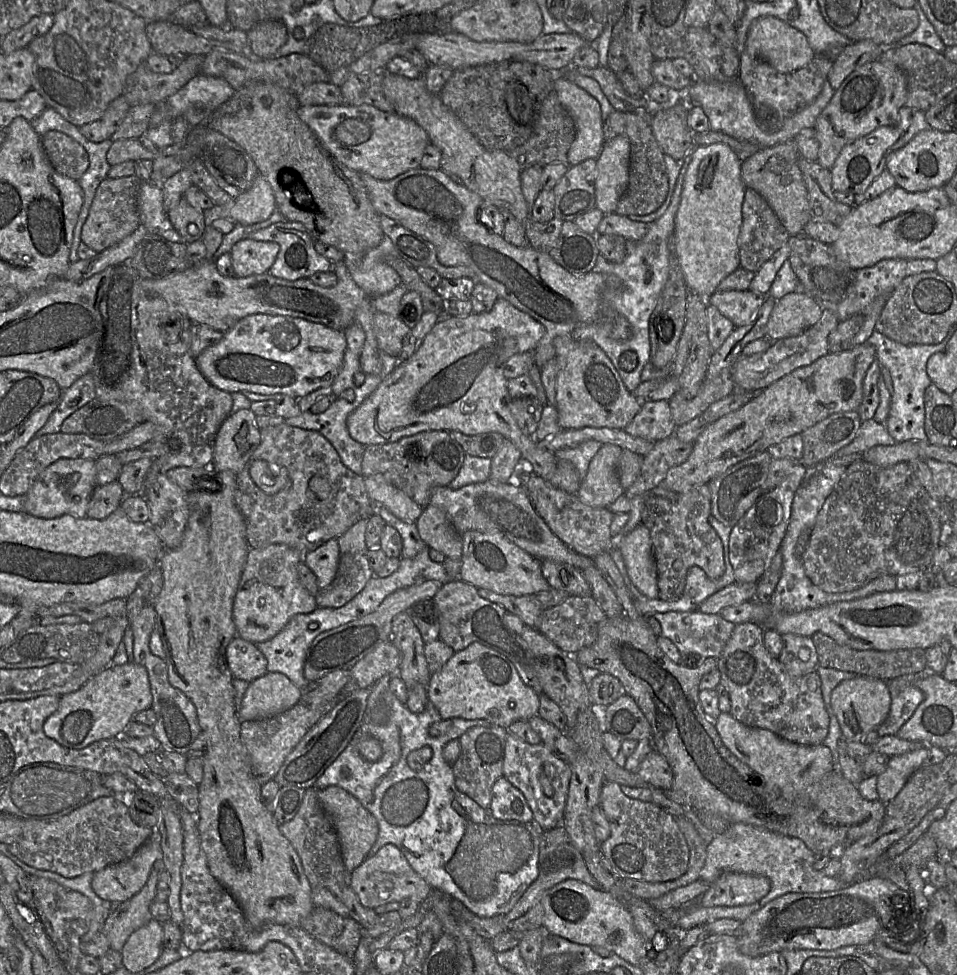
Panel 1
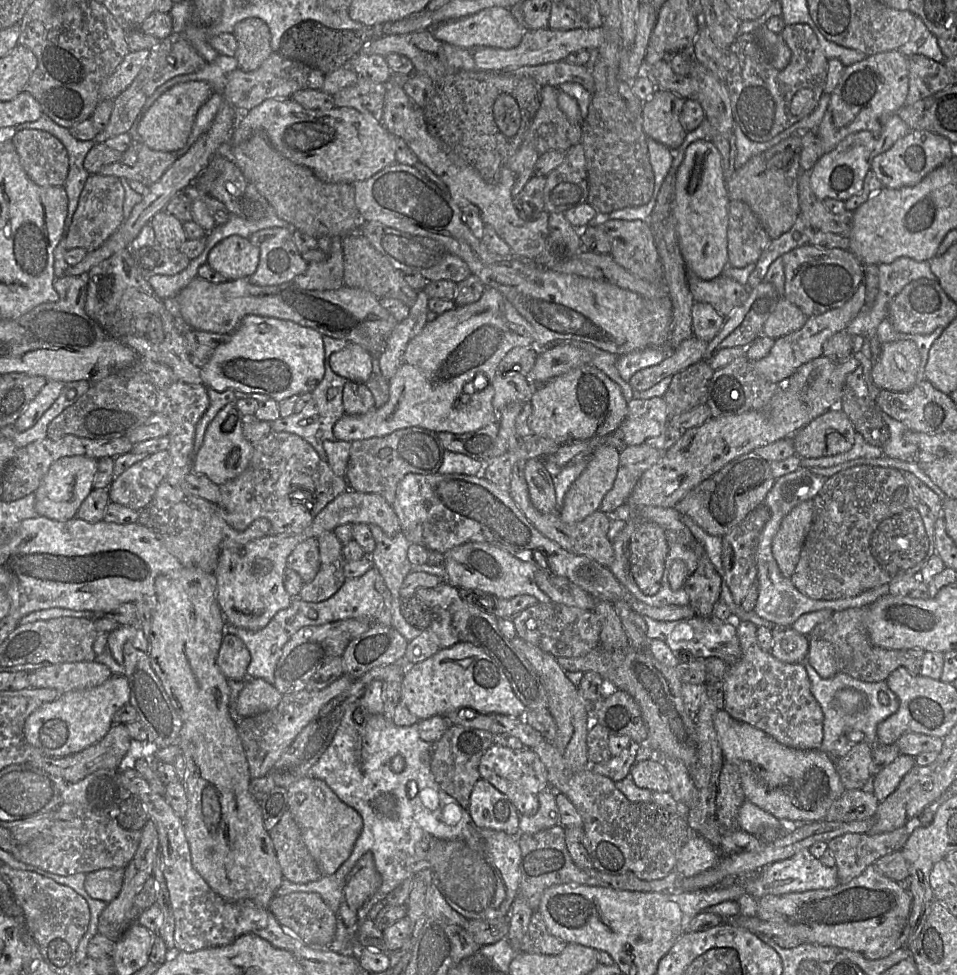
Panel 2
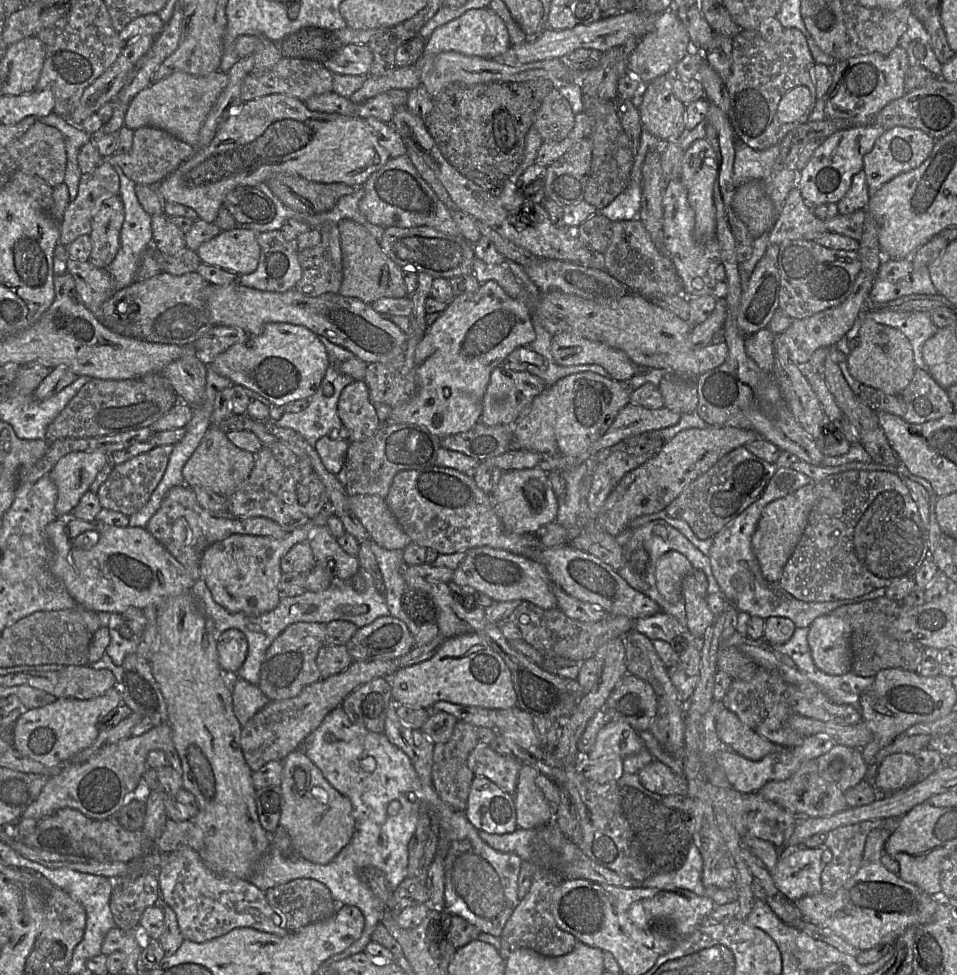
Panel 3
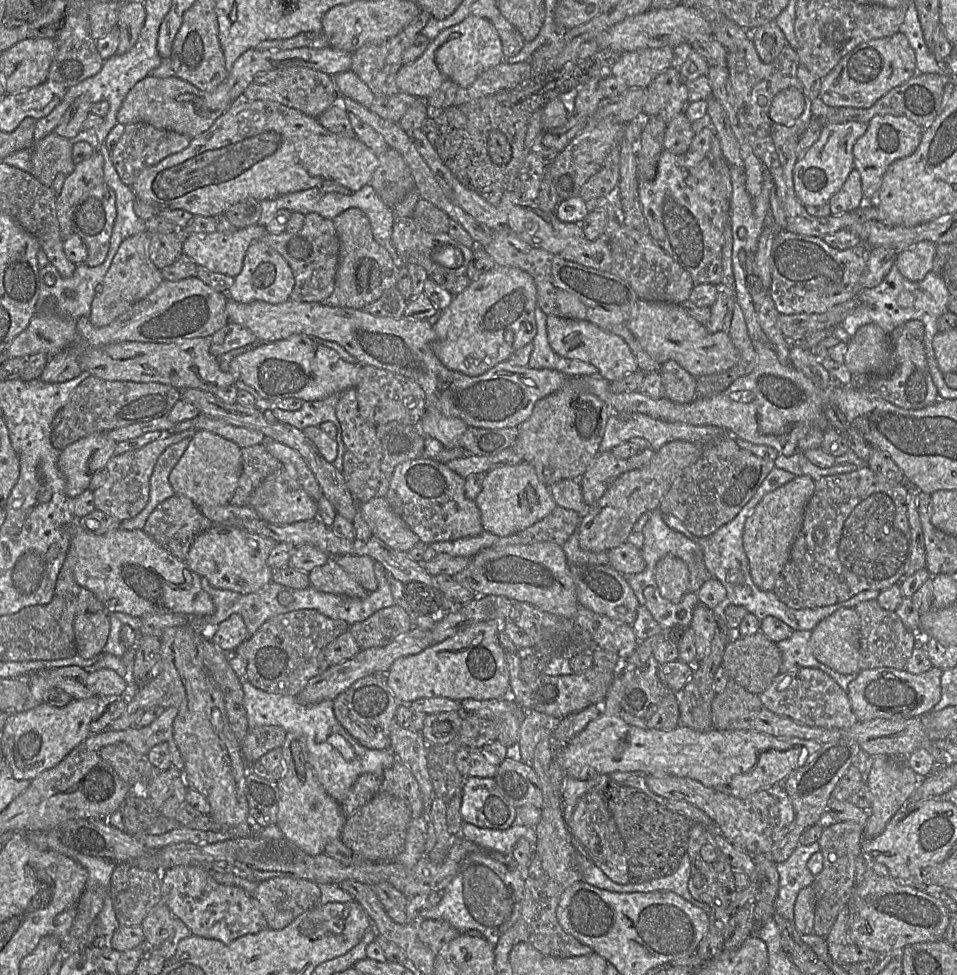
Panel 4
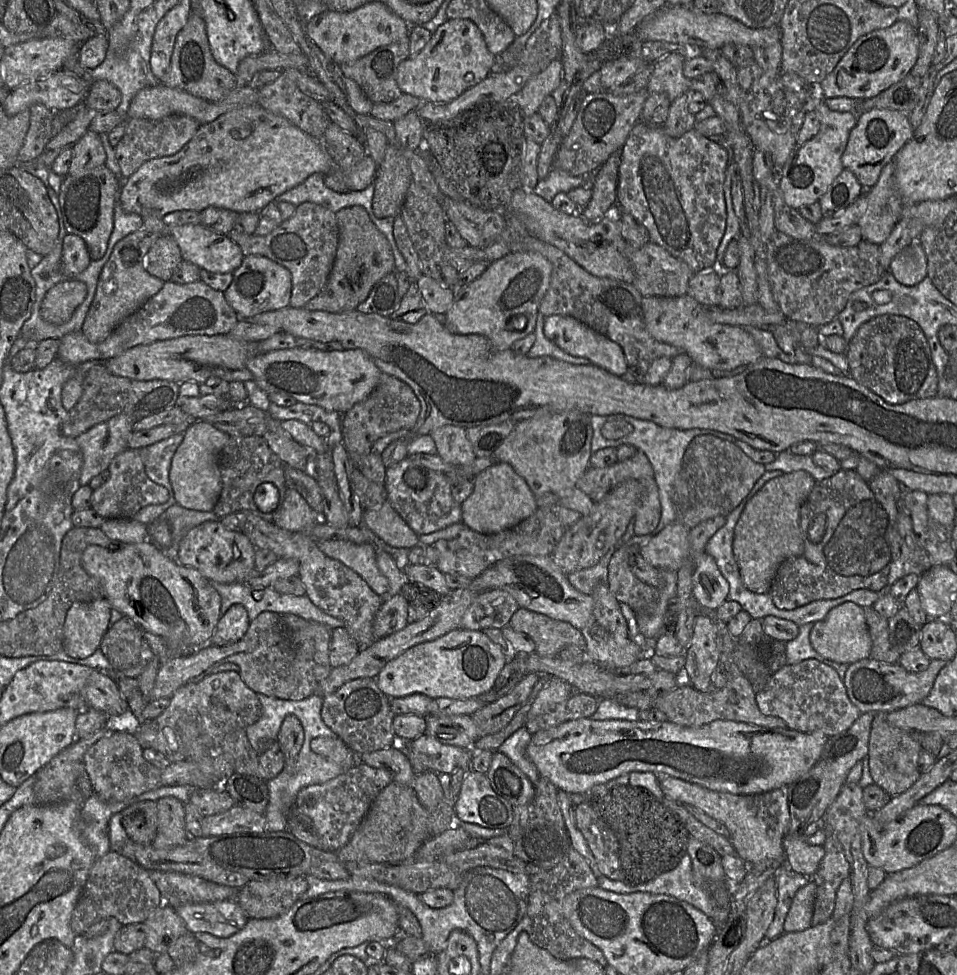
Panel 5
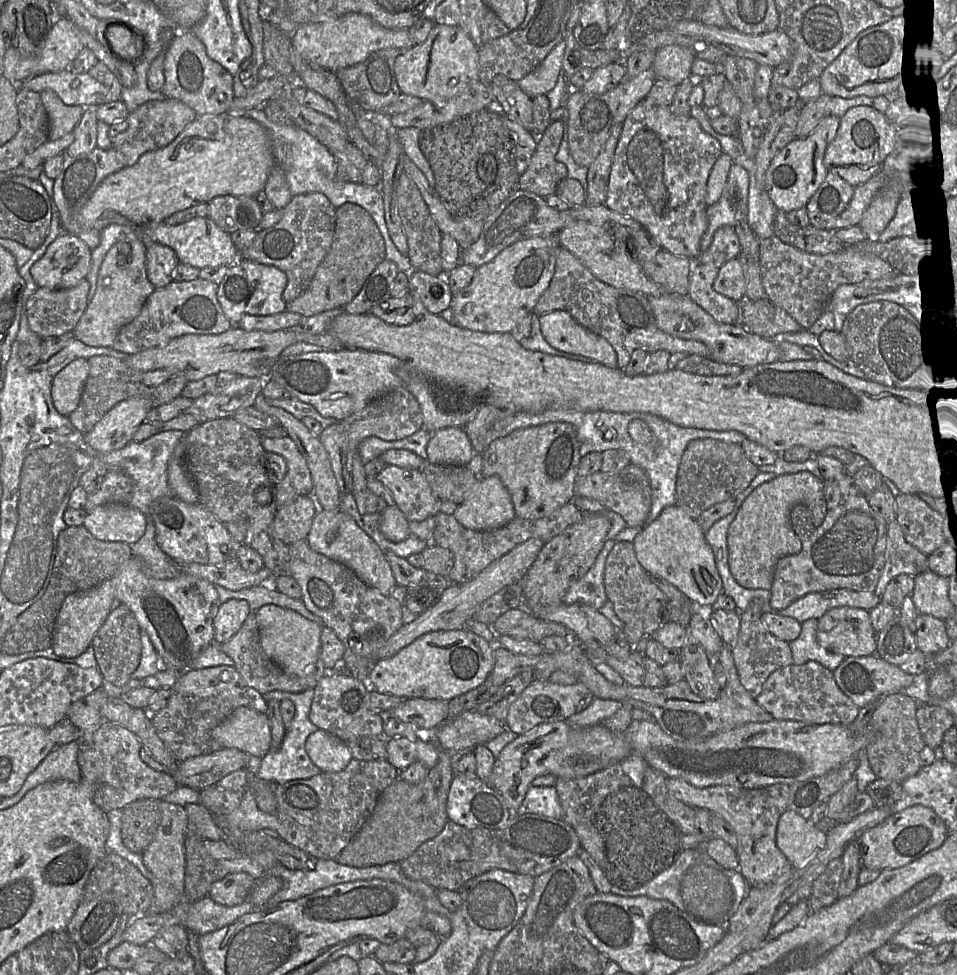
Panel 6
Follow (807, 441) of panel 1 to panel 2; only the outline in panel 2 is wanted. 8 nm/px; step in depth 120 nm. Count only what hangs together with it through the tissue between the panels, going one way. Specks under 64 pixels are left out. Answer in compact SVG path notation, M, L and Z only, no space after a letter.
M831 409L815 418L792 437L801 459L830 457L846 452L854 443L855 429L840 409Z

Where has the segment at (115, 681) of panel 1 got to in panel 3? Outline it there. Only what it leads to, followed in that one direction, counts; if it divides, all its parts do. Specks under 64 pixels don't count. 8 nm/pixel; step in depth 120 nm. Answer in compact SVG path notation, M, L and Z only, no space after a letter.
M119 686L88 700L56 698L53 703L28 709L17 719L12 746L22 755L45 766L66 762L95 741L100 732L101 719L122 703Z

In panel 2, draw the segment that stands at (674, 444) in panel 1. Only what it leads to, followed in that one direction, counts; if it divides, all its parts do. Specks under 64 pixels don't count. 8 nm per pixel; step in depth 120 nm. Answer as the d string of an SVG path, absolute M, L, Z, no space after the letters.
M645 443L623 446L620 449L619 466L613 487L602 500L600 511L613 515L627 504L628 498L642 474L656 464L665 451Z

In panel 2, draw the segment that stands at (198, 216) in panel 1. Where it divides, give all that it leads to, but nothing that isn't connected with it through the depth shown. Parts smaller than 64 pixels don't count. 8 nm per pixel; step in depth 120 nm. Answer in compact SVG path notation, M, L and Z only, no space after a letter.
M165 209L157 212L151 220L156 242L170 250L180 250L187 240L183 222Z

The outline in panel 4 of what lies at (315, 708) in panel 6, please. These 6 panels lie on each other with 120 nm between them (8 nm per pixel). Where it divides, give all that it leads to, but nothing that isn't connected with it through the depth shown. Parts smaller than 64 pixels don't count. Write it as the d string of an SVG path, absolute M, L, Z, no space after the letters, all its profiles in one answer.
M371 674L357 680L332 702L337 720L361 745L376 750L390 748L390 728L400 703L391 693L385 674Z

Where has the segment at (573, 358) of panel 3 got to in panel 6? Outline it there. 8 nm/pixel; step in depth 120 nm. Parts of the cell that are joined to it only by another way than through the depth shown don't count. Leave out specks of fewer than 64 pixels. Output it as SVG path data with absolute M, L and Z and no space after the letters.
M556 310L539 317L541 333L553 348L585 356L610 368L617 367L617 355L603 337L581 326L566 311Z

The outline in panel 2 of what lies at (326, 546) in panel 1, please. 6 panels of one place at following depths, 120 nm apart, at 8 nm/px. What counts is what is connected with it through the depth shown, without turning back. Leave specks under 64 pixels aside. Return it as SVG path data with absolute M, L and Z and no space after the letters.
M318 538L300 542L288 556L287 568L297 572L304 583L312 581L320 569Z

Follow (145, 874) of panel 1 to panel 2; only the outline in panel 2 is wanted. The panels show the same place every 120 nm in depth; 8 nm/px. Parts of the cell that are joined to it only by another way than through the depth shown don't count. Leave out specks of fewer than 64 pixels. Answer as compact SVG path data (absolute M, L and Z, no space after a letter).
M103 868L90 872L84 883L87 893L98 900L114 900L122 887L125 868Z

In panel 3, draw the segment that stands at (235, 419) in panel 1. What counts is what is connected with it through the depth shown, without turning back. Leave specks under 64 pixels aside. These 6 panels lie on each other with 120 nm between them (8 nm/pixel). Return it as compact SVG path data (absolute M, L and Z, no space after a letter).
M233 387L218 393L214 402L211 426L199 446L182 469L184 485L211 490L224 497L232 495L250 475L255 462L255 455L235 446L222 429L222 423L233 415L231 400L235 396Z

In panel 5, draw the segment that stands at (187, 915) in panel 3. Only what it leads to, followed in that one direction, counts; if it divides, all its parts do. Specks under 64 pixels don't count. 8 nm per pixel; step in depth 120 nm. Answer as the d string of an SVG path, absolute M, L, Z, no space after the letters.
M235 899L212 903L186 903L176 908L191 933L207 932L226 938L241 930L248 917Z

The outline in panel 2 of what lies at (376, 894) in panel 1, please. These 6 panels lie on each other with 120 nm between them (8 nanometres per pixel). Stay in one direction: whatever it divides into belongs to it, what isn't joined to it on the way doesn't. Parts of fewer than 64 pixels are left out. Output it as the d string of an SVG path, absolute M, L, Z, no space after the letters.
M371 852L366 853L352 868L344 887L344 901L356 913L381 886L381 875Z

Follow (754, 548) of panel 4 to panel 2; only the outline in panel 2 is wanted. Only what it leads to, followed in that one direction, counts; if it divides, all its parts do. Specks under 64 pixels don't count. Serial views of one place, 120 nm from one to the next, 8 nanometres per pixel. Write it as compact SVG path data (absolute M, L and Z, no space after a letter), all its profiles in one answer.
M814 499L801 502L782 520L772 541L772 553L781 573L790 578L796 568L807 535L810 532Z

